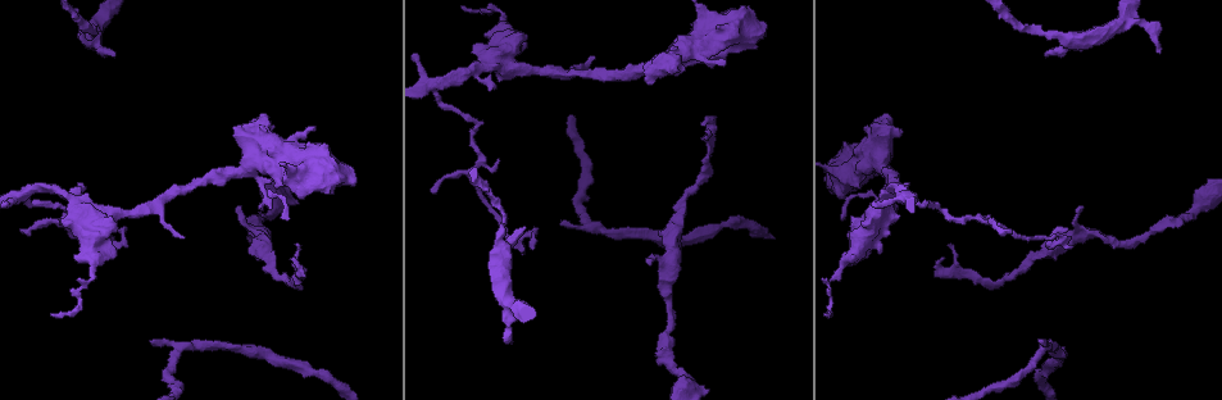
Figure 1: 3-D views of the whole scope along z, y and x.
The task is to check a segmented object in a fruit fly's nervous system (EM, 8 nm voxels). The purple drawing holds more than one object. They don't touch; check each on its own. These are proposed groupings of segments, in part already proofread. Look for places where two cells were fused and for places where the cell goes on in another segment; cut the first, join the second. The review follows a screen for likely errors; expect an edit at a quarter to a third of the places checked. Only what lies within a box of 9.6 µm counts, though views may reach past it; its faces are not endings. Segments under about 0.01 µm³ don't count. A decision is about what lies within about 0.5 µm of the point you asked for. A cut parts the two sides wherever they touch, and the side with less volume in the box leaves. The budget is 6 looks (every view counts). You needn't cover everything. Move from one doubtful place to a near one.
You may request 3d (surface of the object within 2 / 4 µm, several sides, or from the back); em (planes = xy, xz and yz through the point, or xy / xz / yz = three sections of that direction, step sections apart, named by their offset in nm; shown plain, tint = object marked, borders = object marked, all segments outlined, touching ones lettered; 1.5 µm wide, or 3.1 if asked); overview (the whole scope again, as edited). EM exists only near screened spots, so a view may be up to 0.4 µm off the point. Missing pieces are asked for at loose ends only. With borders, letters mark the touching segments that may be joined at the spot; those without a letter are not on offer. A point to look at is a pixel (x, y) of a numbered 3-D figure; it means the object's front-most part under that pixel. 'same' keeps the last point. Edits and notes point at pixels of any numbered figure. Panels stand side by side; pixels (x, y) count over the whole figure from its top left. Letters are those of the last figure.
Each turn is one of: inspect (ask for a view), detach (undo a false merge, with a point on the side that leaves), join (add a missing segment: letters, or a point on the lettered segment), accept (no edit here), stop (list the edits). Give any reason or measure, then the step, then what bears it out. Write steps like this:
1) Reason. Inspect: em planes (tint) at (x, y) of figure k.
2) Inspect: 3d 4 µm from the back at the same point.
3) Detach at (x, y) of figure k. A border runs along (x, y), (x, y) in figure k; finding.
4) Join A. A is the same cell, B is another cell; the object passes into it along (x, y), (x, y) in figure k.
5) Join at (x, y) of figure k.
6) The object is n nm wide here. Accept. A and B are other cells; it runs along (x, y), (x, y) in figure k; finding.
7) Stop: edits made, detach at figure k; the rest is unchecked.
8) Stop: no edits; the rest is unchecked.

Free end. Inspect: 3d 2 µm at (560, 221) of figure 1.

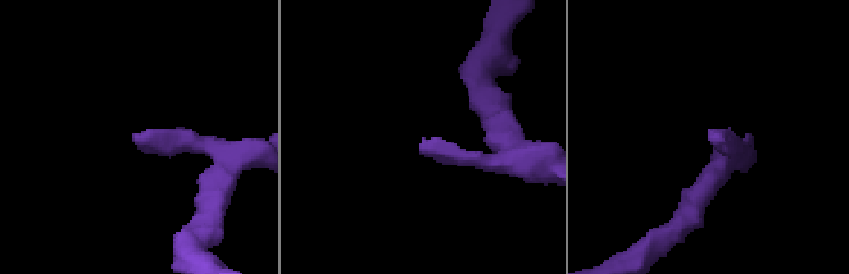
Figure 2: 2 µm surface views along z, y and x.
Inspect: em planes (borders) at (708, 139) of figure 2.

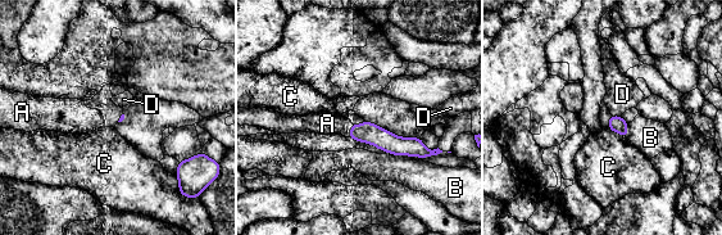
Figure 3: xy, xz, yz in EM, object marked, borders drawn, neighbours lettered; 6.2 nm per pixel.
Join at (327, 123) of figure 3. A is the same cell, B, C and D are other cells; the cell continues.

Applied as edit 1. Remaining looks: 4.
Free end. Inspect: em planes (plain) at (113, 50) of figure 1.

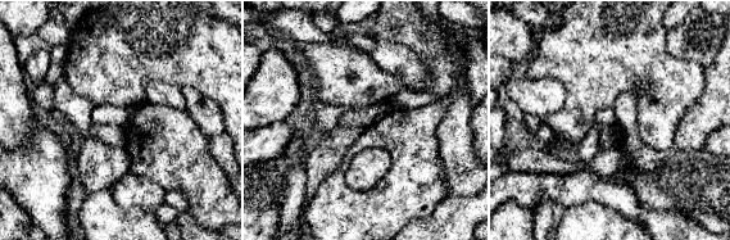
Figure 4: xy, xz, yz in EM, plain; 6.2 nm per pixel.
Where the object lies. Inspect: em planes (tint) at the same point.

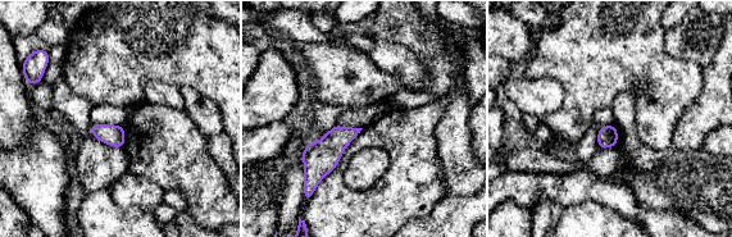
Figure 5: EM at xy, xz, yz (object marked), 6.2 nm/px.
See the neighbours. Inspect: em planes (borders) at the same point.

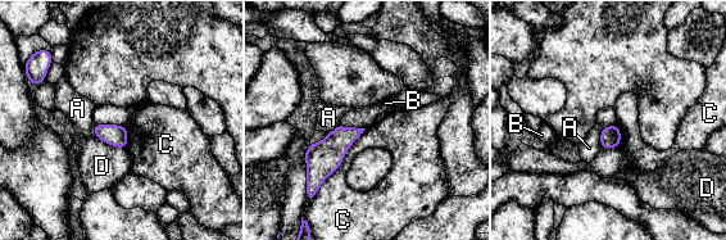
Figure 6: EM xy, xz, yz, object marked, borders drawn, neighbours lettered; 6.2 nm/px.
Accept. A, B, C and D are other cells; a border runs along (366, 128), (314, 195) in figure 6; none of them fits.

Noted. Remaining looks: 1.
Stop: edits made, join at figure 3; the rest is unchecked.

